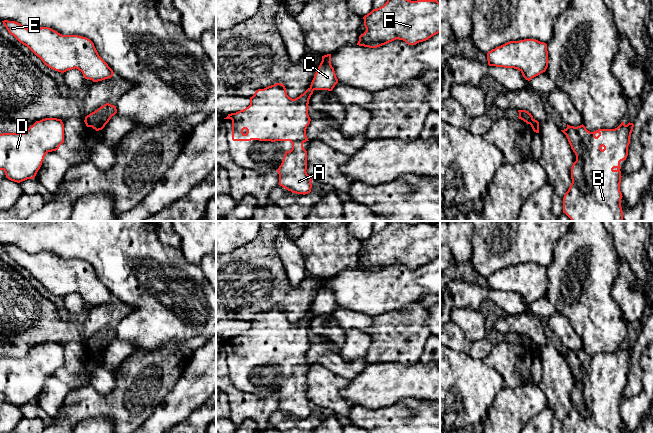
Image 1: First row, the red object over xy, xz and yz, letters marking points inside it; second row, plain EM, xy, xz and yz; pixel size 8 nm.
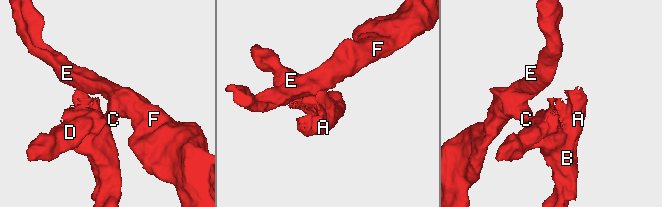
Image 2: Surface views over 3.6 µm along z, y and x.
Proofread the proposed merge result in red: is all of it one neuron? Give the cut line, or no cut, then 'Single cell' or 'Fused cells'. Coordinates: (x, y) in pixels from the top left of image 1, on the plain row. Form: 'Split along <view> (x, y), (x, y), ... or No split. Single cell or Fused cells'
Split along yz (533, 343), (530, 348). Fused cells

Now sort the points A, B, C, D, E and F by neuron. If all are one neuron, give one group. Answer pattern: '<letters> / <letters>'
A B D / C E F

